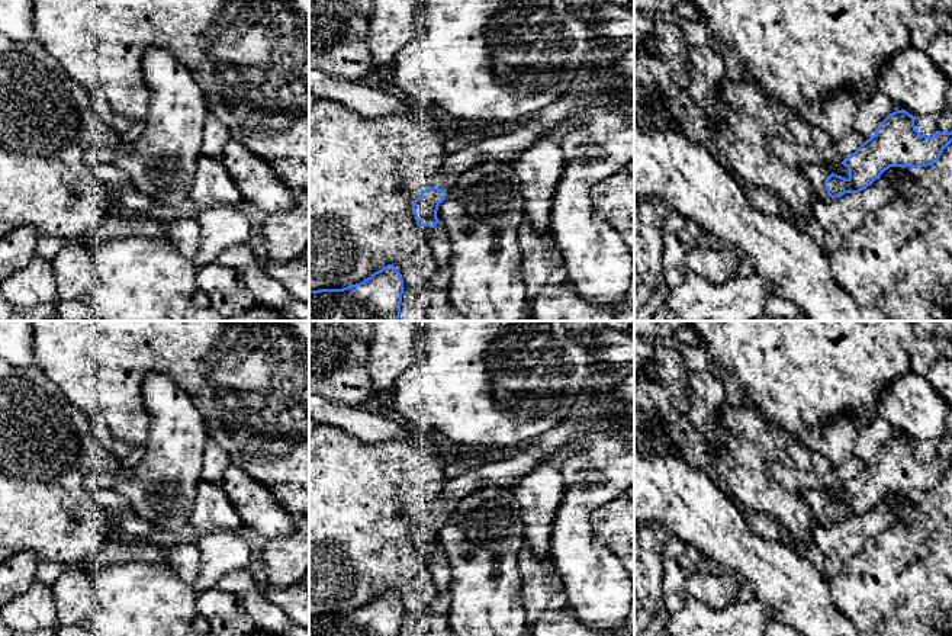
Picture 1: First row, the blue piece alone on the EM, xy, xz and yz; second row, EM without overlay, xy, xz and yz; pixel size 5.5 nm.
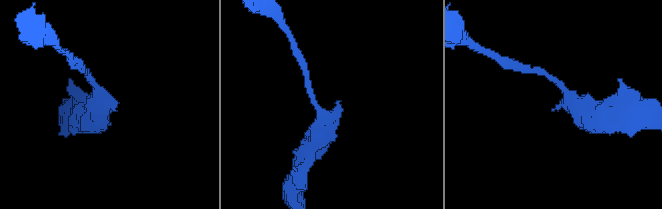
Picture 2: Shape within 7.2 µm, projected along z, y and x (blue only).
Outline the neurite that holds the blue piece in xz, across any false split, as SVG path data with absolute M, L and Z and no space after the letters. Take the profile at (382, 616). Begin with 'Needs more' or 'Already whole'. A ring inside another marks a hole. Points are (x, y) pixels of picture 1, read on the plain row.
Already whole. M392 590L342 614L309 616L309 636L401 636L403 604Z

